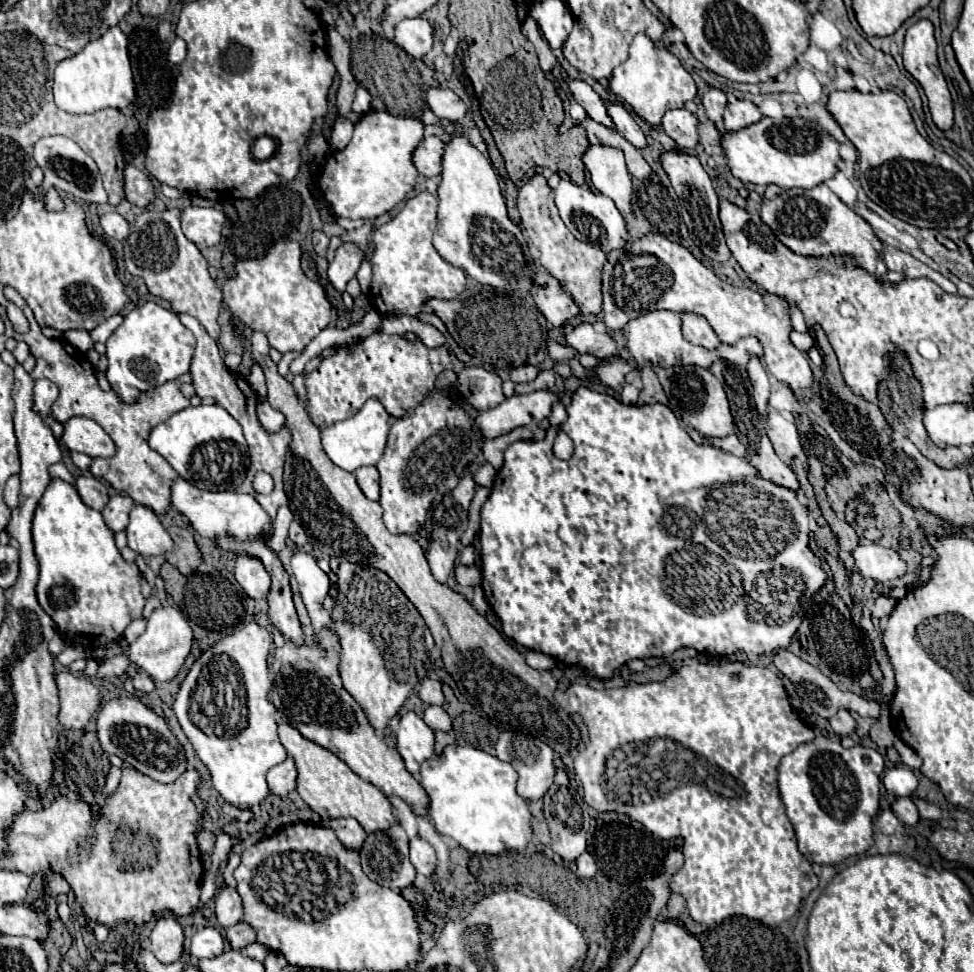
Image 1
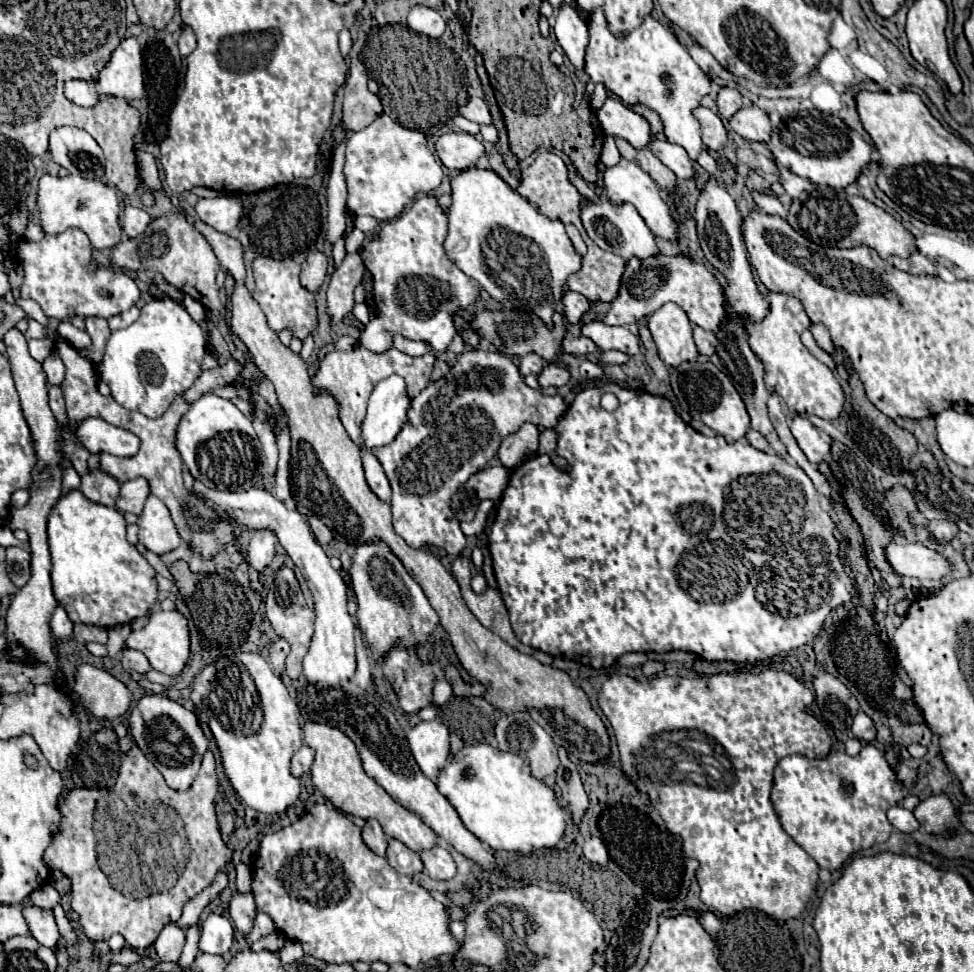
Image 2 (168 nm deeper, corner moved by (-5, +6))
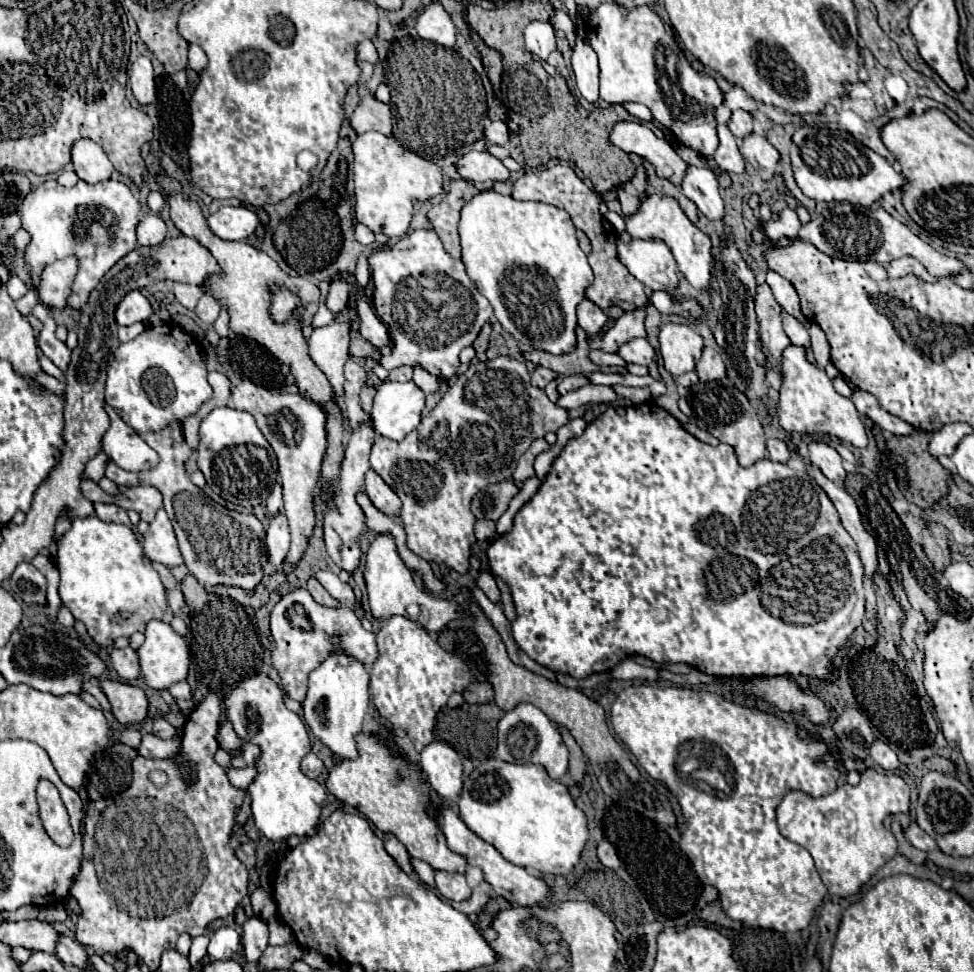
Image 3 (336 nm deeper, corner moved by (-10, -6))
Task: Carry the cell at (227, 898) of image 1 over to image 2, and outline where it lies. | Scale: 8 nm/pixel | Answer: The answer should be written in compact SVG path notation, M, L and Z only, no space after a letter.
M236 893L230 901L230 919L234 921L234 927L246 937L252 931L254 919L256 919L256 905L254 897L250 893Z

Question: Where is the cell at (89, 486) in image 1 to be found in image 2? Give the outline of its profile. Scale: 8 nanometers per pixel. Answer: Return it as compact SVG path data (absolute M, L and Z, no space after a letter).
M90 471L88 475L82 477L80 491L92 503L114 507L116 497L118 497L118 481L110 475L106 475L104 471Z

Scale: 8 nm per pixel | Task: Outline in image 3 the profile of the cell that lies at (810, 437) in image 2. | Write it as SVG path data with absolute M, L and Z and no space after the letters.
M811 441L809 443L809 459L815 467L821 469L821 473L835 481L837 485L843 485L843 479L845 479L845 469L843 469L843 459L841 455L829 447L827 443L821 443L821 441Z

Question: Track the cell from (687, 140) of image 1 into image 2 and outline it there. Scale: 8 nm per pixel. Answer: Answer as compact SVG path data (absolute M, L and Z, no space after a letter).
M708 107L694 109L694 115L702 125L702 141L704 141L704 145L708 149L720 151L728 143L728 131L726 131L722 119L716 113L712 113Z

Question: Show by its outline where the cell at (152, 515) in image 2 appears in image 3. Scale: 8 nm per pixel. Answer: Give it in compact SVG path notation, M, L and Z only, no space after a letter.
M159 509L153 523L149 523L149 531L143 535L143 553L151 561L157 561L165 567L175 567L183 563L171 521L165 509Z

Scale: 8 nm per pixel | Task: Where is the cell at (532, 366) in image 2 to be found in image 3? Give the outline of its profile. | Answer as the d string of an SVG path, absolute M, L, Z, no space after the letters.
M537 367L533 373L531 373L531 383L535 387L545 387L549 381L553 381L557 377L557 373L553 373L551 369L545 369L545 367Z

